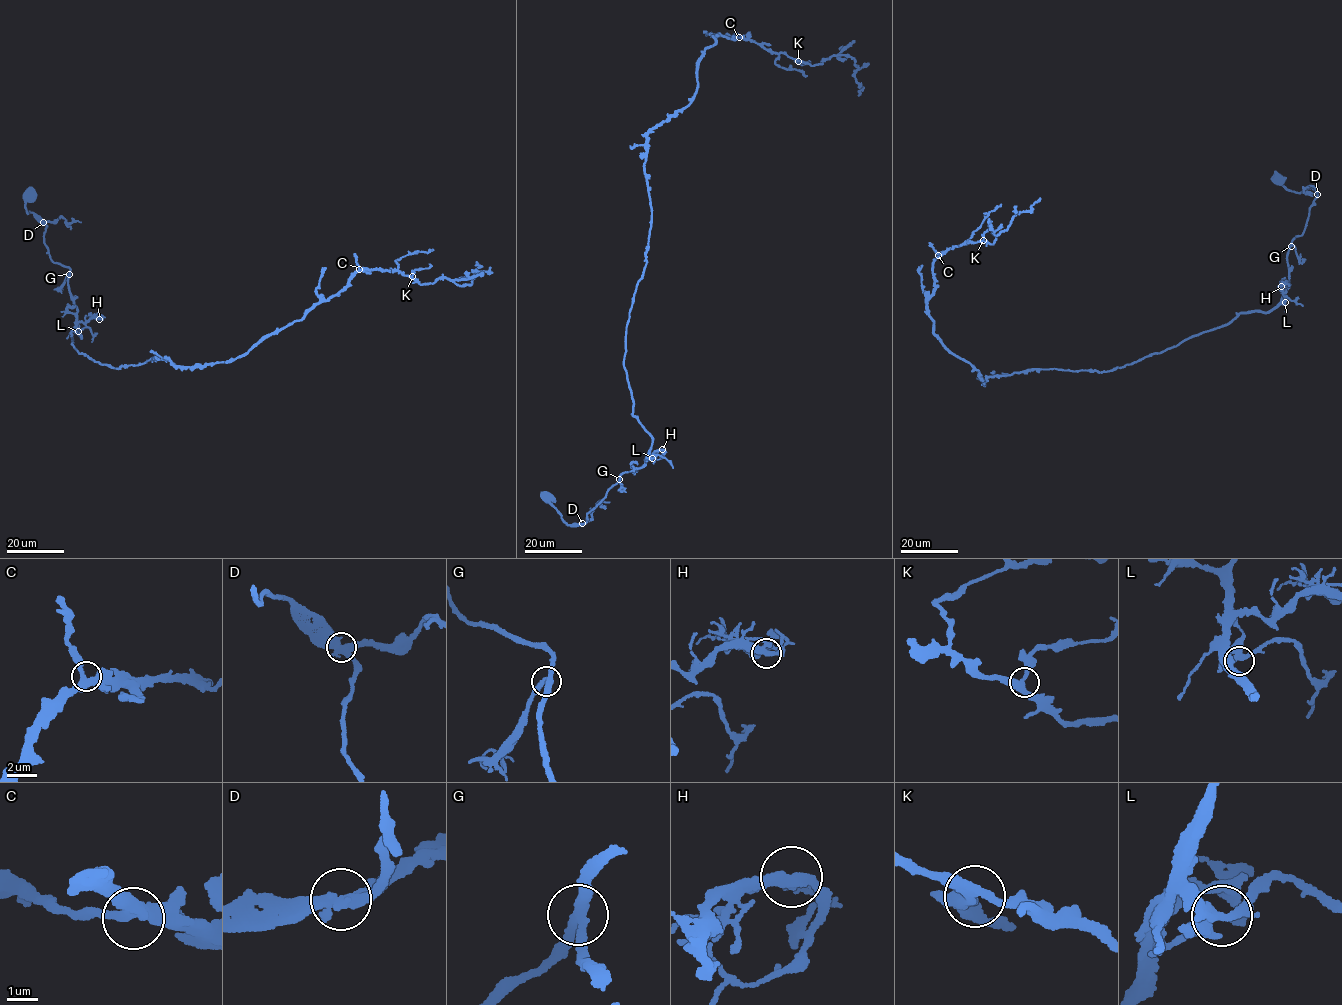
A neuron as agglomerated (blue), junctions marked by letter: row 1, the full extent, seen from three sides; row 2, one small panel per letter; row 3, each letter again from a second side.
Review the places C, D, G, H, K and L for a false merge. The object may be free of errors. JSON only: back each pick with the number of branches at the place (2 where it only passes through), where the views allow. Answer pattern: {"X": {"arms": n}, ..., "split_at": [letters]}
{"D": {"arms": 4}, "split_at": ["D"]}

